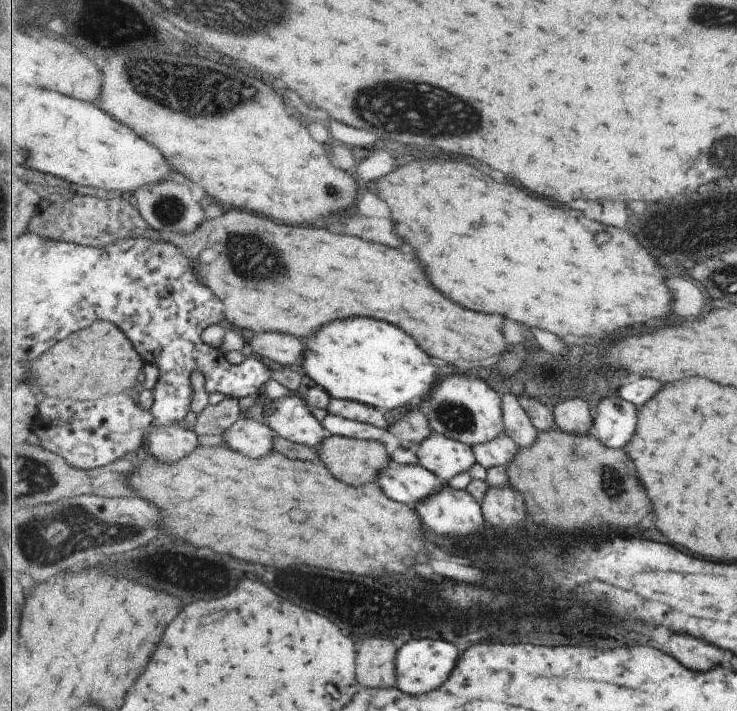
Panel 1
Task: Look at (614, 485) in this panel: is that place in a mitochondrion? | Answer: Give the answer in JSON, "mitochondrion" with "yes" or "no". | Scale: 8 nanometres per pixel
{"mitochondrion":"yes"}

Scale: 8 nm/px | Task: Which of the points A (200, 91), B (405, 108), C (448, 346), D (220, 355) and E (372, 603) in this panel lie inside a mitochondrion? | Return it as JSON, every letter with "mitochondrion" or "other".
{"A":"mitochondrion","B":"mitochondrion","C":"other","D":"other","E":"mitochondrion"}

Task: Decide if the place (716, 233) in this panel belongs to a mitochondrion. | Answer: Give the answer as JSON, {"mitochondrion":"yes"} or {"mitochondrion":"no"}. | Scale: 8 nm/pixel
{"mitochondrion":"yes"}

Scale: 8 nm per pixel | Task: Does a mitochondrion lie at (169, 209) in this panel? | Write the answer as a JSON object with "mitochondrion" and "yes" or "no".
{"mitochondrion":"yes"}

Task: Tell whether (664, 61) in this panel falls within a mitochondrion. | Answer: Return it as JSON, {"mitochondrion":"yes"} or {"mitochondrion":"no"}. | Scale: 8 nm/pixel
{"mitochondrion":"no"}

